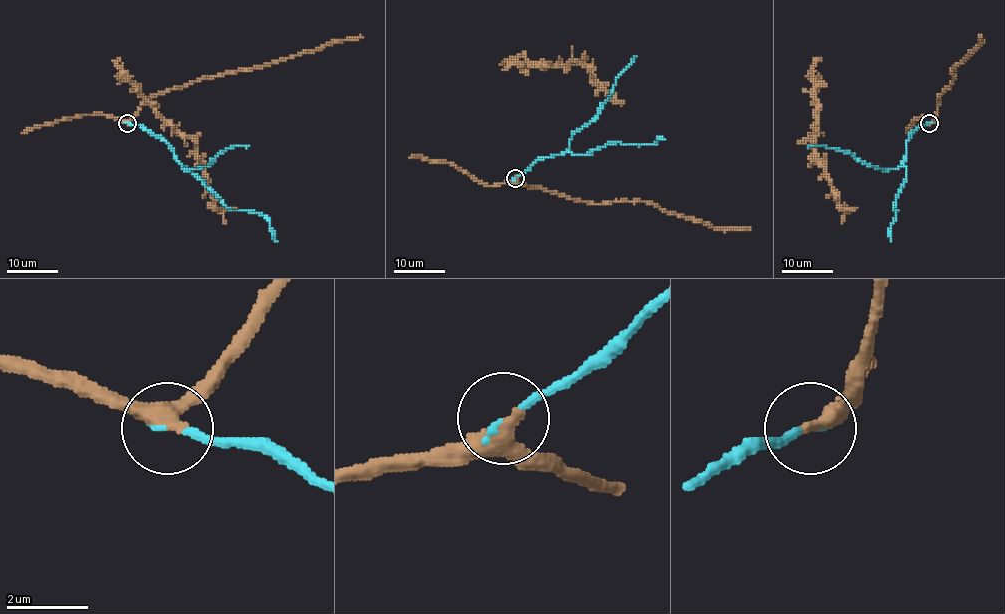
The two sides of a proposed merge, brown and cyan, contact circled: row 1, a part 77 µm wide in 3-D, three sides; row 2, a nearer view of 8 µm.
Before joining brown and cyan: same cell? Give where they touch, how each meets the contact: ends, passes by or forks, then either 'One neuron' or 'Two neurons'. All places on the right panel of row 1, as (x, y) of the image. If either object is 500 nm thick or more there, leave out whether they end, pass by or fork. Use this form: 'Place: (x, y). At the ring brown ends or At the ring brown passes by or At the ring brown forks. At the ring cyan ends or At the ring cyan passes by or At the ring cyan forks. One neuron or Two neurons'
Place: (929, 123). At the ring brown passes by. At the ring cyan ends. One neuron

